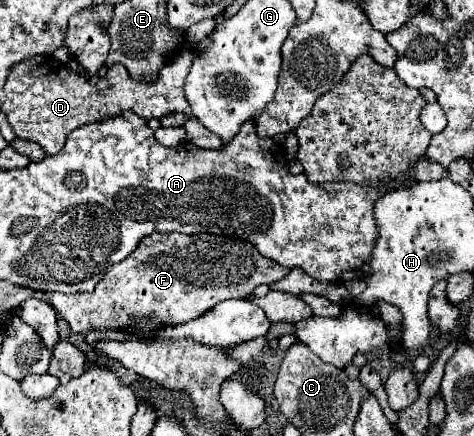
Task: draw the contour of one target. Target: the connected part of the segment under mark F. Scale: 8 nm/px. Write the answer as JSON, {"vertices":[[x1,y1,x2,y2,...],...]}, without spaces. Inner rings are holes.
{"vertices":[[152,233,148,235,136,251,132,251,124,261,112,265,112,269,104,275,104,279,96,285,92,293,52,293,50,305,56,309,56,313,70,325,74,333,86,335,90,329,130,329,130,327,142,327,144,321,152,321,156,325,180,325,188,323,212,307,216,307,220,301,226,299,244,299,250,297,254,287,266,283,272,285,286,277,290,273,288,267,278,265,272,259,262,257,252,243,242,239,230,239,224,235,210,235,210,233,198,233,198,235,180,235,180,233]]}

